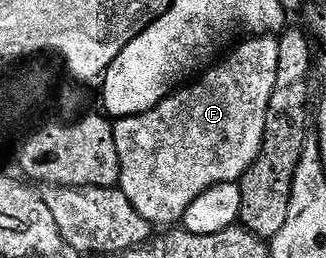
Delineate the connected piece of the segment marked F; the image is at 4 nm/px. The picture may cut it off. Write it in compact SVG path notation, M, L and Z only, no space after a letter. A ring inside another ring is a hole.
M269 34L247 37L201 76L156 104L156 108L119 118L113 123L116 152L120 156L118 186L124 196L132 200L132 208L136 208L136 212L140 212L151 227L170 228L181 223L184 212L188 212L188 204L192 204L200 192L216 184L238 182L246 175L246 170L262 151L262 142L266 138L268 104L276 88L279 64L280 44L277 37Z

